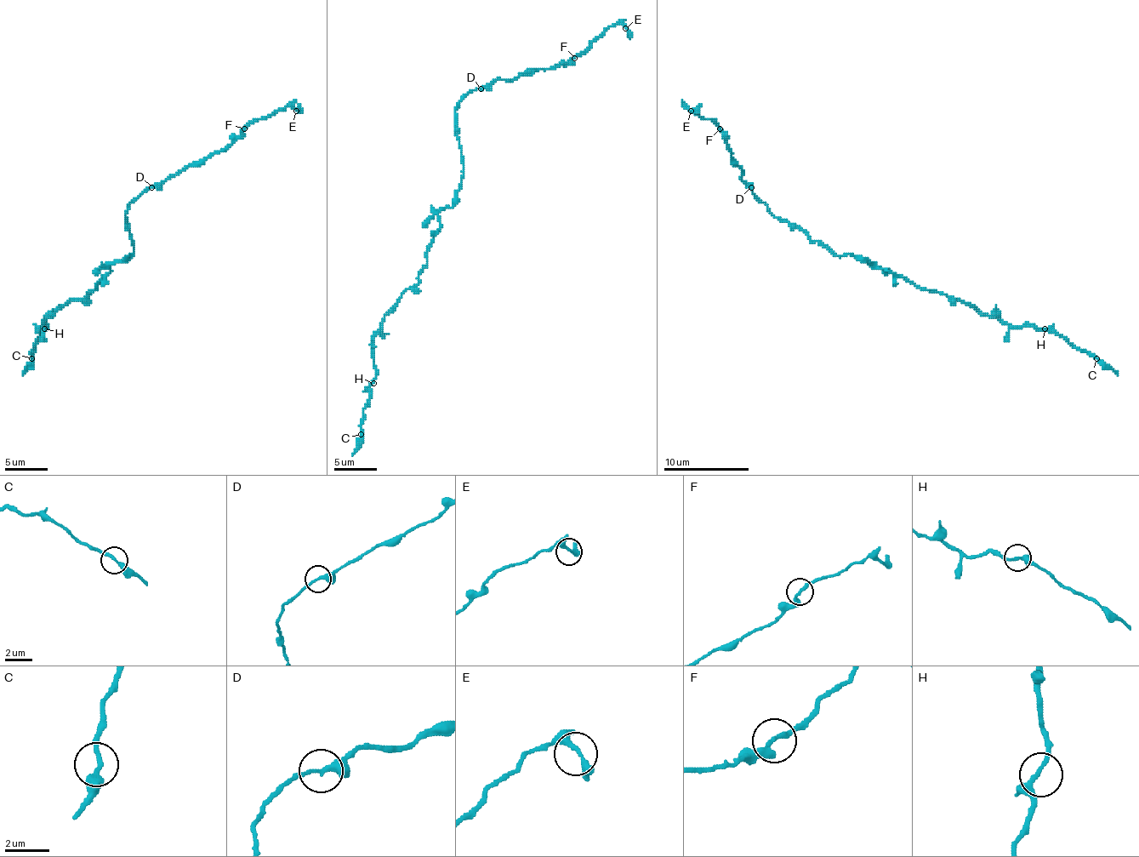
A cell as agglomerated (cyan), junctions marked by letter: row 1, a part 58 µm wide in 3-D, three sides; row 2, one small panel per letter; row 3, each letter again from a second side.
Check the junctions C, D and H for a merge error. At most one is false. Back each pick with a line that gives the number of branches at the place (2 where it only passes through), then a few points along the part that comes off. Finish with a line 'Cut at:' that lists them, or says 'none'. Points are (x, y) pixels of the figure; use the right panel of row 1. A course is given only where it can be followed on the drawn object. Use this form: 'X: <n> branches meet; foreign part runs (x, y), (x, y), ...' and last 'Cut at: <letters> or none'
Cut at: none

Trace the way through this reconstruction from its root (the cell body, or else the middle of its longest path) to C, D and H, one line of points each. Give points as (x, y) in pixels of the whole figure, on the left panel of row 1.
C: (129, 254), (108, 269), (95, 290), (65, 303), (44, 322), (46, 328), (40, 330), (31, 358)
D: (129, 254), (132, 255), (133, 254), (133, 242), (125, 213), (128, 207), (138, 196), (150, 187)
H: (129, 254), (108, 269), (111, 271), (95, 290), (82, 299), (65, 303), (50, 316), (44, 322), (44, 328)

